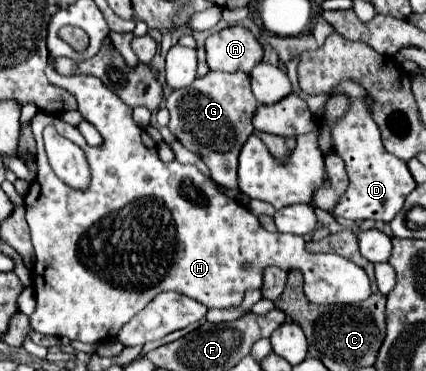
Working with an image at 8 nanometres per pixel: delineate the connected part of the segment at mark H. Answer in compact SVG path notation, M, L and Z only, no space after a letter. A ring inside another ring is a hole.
M53 59L49 61L47 65L47 77L53 85L57 87L63 87L67 89L79 103L79 111L81 115L95 125L95 129L101 133L103 137L103 143L99 147L89 147L85 137L79 133L77 127L65 123L61 119L54 117L44 112L38 112L33 121L31 121L31 127L33 127L33 135L35 135L35 141L37 141L37 179L29 185L29 191L27 191L27 197L25 197L25 207L27 207L27 223L29 223L29 231L31 231L31 241L33 241L33 247L35 247L35 265L33 265L33 289L35 289L35 297L37 297L37 309L35 313L31 315L31 327L43 335L59 335L59 337L69 337L71 341L77 339L77 341L83 341L83 343L99 343L99 341L107 341L107 339L115 339L119 329L131 321L133 315L137 315L155 295L163 293L163 291L177 291L177 293L183 293L183 295L189 295L193 299L197 299L199 303L203 303L205 307L217 307L217 309L225 309L225 307L237 307L241 301L243 301L243 295L249 291L249 289L261 289L263 285L263 271L267 267L279 267L283 271L293 271L293 269L299 269L303 275L305 275L305 295L310 302L317 305L335 305L335 303L359 303L359 301L365 301L369 295L371 295L371 287L369 287L369 277L367 273L357 267L355 263L347 261L345 257L341 255L333 255L333 253L309 253L305 249L305 241L303 237L299 235L285 235L285 233L269 233L261 227L259 219L241 203L237 203L235 199L227 197L221 187L217 183L213 183L213 179L209 179L207 175L203 175L195 165L181 165L181 163L163 163L157 155L157 145L155 141L147 135L147 131L143 131L131 117L131 107L127 107L113 91L109 91L97 77L87 77L87 75L73 75L73 77L61 77L53 71ZM45 125L55 125L57 131L63 131L65 137L71 137L73 143L77 143L85 153L87 153L87 161L89 161L89 167L91 167L91 185L89 185L89 191L75 191L71 187L67 187L57 175L53 175L53 169L47 161L47 155L45 155L45 149L43 149L43 129Z

